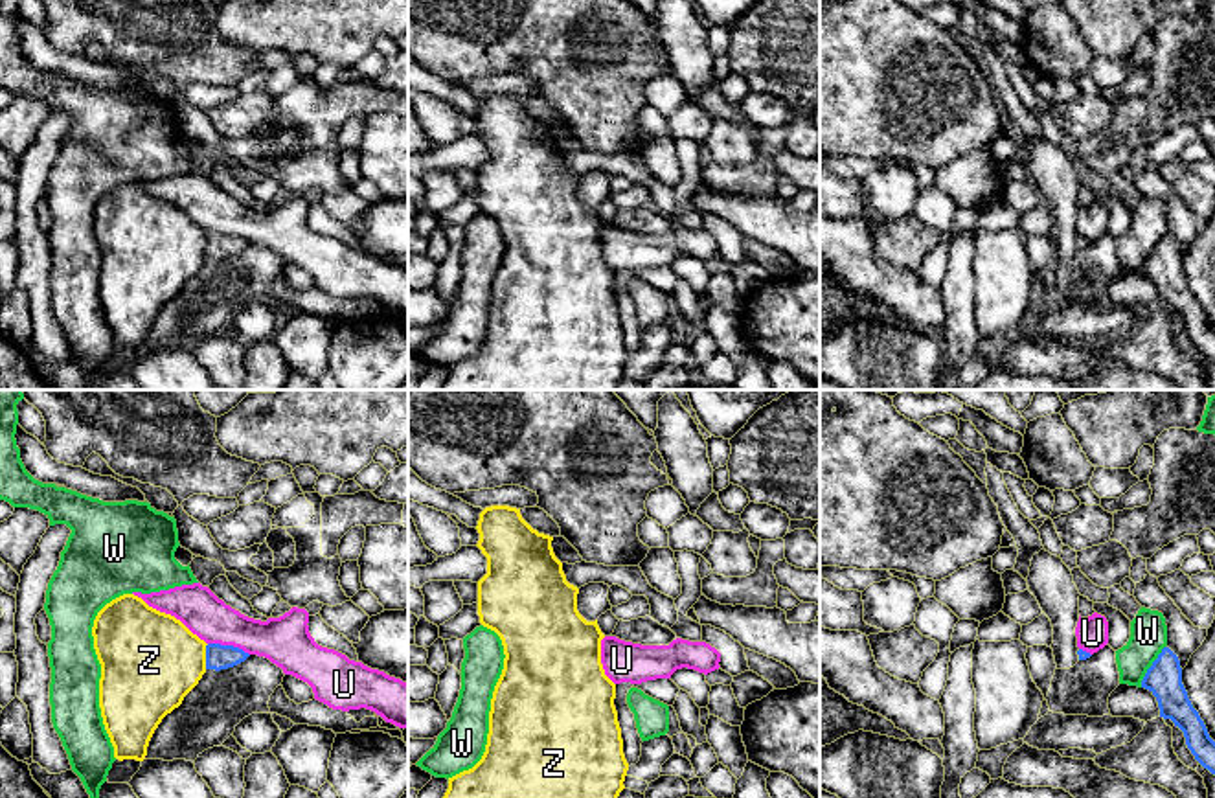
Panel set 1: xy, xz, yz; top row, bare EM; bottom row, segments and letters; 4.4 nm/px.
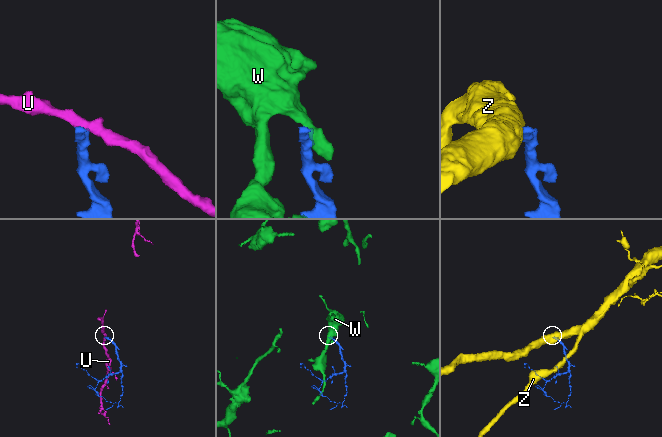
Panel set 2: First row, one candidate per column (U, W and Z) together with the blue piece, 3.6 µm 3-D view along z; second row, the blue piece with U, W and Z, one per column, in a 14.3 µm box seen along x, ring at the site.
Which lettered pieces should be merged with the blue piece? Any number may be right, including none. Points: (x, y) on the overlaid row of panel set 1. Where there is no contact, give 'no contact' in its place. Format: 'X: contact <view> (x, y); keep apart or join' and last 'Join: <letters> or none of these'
U: contact xy (228, 646); keep apart
W: contact yz (1151, 666); keep apart
Z: contact xy (206, 657); keep apart
Join: none of these

